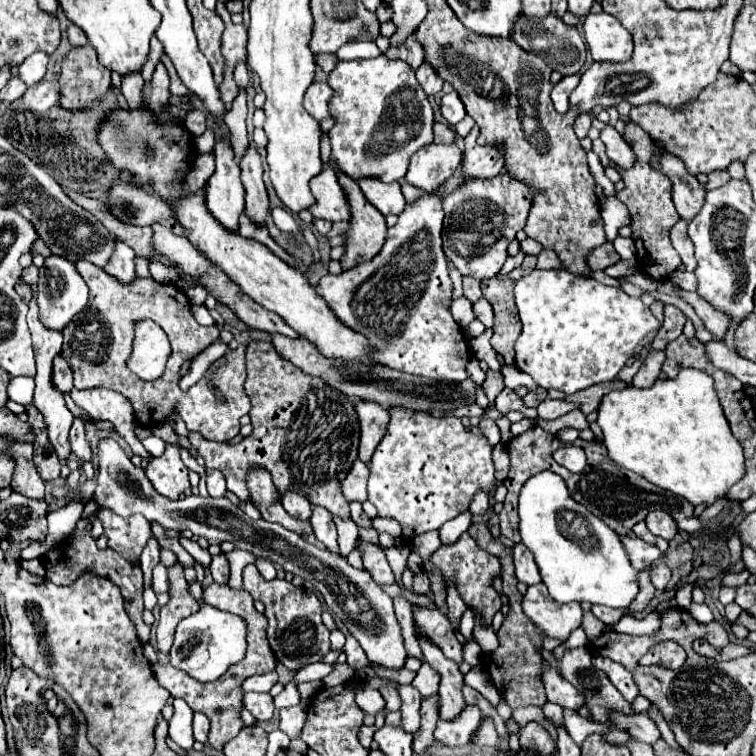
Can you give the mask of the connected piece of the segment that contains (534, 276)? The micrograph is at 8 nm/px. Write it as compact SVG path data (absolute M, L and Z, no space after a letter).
M532 270L516 282L514 292L522 322L522 334L516 340L516 366L546 390L556 388L564 394L574 394L582 388L614 380L626 360L638 356L660 330L660 322L640 298L630 298L622 288L604 286L594 278L574 276L566 270Z

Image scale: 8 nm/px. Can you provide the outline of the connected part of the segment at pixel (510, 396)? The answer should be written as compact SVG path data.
M504 387L497 396L495 407L503 415L506 415L510 411L520 411L528 418L537 418L538 416L536 408L528 408L514 390L508 387Z

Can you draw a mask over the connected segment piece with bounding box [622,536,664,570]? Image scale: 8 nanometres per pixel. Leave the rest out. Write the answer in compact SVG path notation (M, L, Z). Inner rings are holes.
M624 536L622 542L624 542L626 552L630 554L630 562L632 562L632 566L634 566L636 570L648 568L648 566L652 566L654 560L658 560L658 558L664 556L664 554L658 550L658 546L646 544L646 542L640 540L640 538L628 538L628 536Z

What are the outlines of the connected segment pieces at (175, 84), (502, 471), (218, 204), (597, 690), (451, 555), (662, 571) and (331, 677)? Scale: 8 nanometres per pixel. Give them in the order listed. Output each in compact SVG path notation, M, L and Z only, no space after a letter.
M162 56L162 63L166 66L169 77L170 77L170 92L174 96L188 96L188 88L182 86L182 80L180 80L171 60L168 56Z
M496 444L492 448L492 460L494 460L494 466L496 466L496 482L502 482L506 478L506 472L510 470L510 456L506 452L506 446L504 444Z
M228 136L216 142L214 156L216 172L206 184L206 208L226 230L238 232L238 218L244 212L244 188Z
M586 646L568 648L568 650L564 652L564 656L562 656L562 660L560 660L560 674L562 674L572 686L576 686L580 692L584 692L584 696L586 696L586 706L590 708L594 720L610 726L610 734L604 736L606 742L610 742L610 744L620 744L620 746L622 746L622 744L626 744L628 740L632 740L624 730L618 730L618 728L614 728L614 726L608 722L608 714L614 712L614 710L620 710L620 712L624 712L624 714L634 714L634 712L632 712L630 704L622 698L622 694L614 688L614 684L606 678L606 674L604 674L604 672L598 672L598 670L592 670L592 652L590 652Z
M464 532L458 538L458 542L450 544L450 546L440 546L432 554L432 562L442 572L442 576L448 580L448 584L452 580L458 586L458 592L464 598L464 602L468 604L468 608L480 610L484 624L490 624L492 618L494 618L494 614L502 606L498 592L492 588L492 580L496 576L500 576L500 562L498 562L498 558L492 556L492 554L488 554L486 550L478 548L478 544L474 542L474 538L468 532Z
M658 564L650 568L650 582L654 584L656 590L664 590L670 580L670 568L666 564Z
M336 664L334 672L328 674L328 676L322 680L322 684L324 684L324 686L338 686L338 684L342 684L342 682L346 682L346 680L352 680L352 678L354 678L354 668L352 668L352 666L348 666L348 664Z

